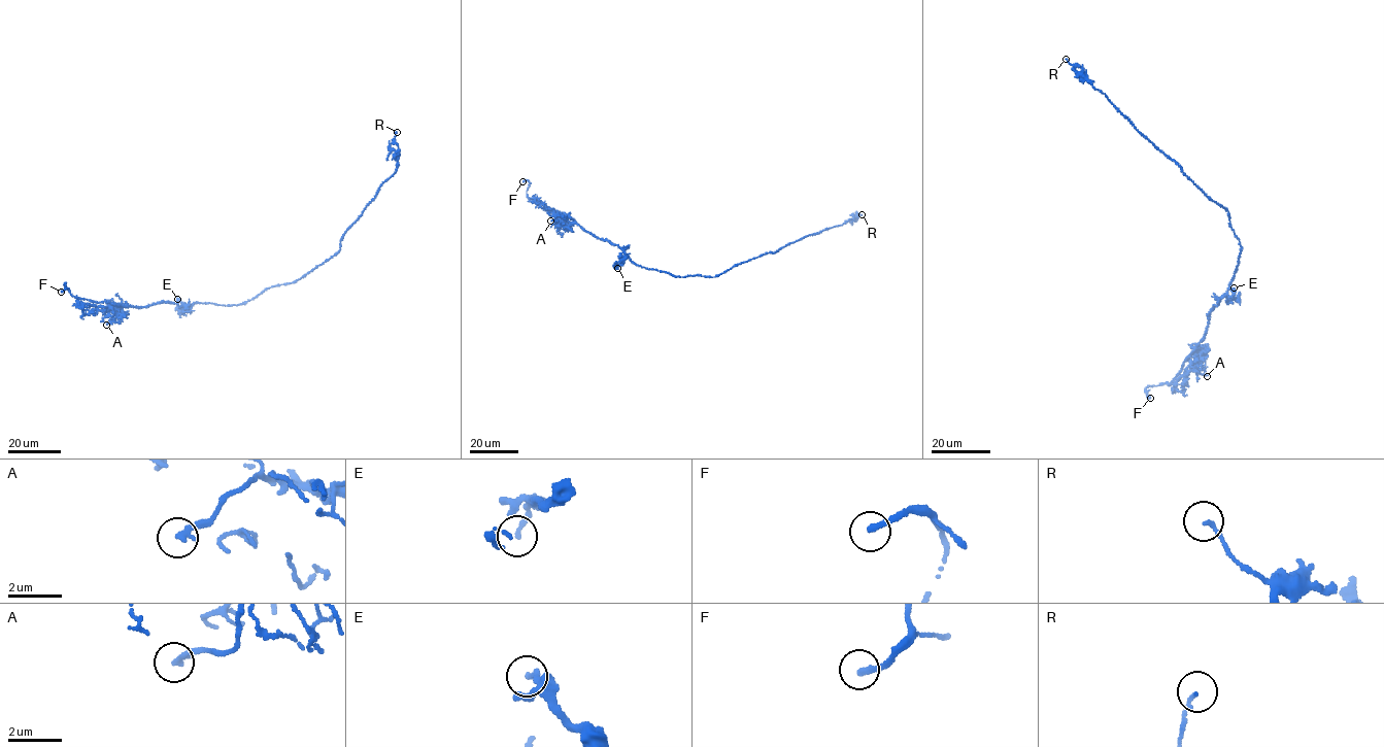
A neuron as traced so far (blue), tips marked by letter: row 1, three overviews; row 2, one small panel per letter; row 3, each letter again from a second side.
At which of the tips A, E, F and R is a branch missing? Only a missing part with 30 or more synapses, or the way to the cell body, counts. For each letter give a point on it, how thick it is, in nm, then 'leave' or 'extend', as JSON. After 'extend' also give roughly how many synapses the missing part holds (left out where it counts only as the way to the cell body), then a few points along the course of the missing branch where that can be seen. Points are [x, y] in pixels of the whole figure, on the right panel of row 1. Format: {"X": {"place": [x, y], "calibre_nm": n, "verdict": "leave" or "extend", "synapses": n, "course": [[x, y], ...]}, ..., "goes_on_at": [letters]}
{"A": {"place": [1207, 376], "calibre_nm": 200, "verdict": "leave"}, "E": {"place": [1234, 287], "calibre_nm": 180, "verdict": "leave"}, "F": {"place": [1150, 398], "calibre_nm": 190, "verdict": "extend", "course": [[1150, 398], [1200, 418], [1205, 430]]}, "R": {"place": [1066, 59], "calibre_nm": 120, "verdict": "leave"}, "goes_on_at": ["F"]}

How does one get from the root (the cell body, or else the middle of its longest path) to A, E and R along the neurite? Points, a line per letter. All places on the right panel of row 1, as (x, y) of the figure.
A: (1235, 235), (1241, 249), (1237, 270), (1210, 313), (1205, 334), (1192, 347), (1194, 366), (1207, 376)
E: (1235, 235), (1241, 249), (1228, 297), (1234, 296), (1234, 287)
R: (1235, 235), (1226, 208), (1208, 197), (1066, 59)

